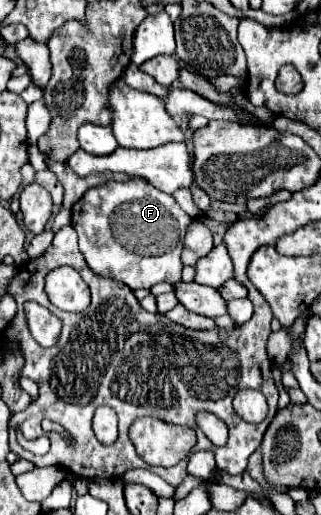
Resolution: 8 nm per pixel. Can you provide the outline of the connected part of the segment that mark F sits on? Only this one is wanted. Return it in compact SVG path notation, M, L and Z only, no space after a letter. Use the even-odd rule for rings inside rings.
M131 176L127 182L111 180L103 186L89 188L71 212L71 226L79 234L79 250L95 274L119 278L131 290L181 280L183 264L179 254L191 216L179 208L171 194L159 192L145 178ZM151 258L155 260L155 274L151 270Z

